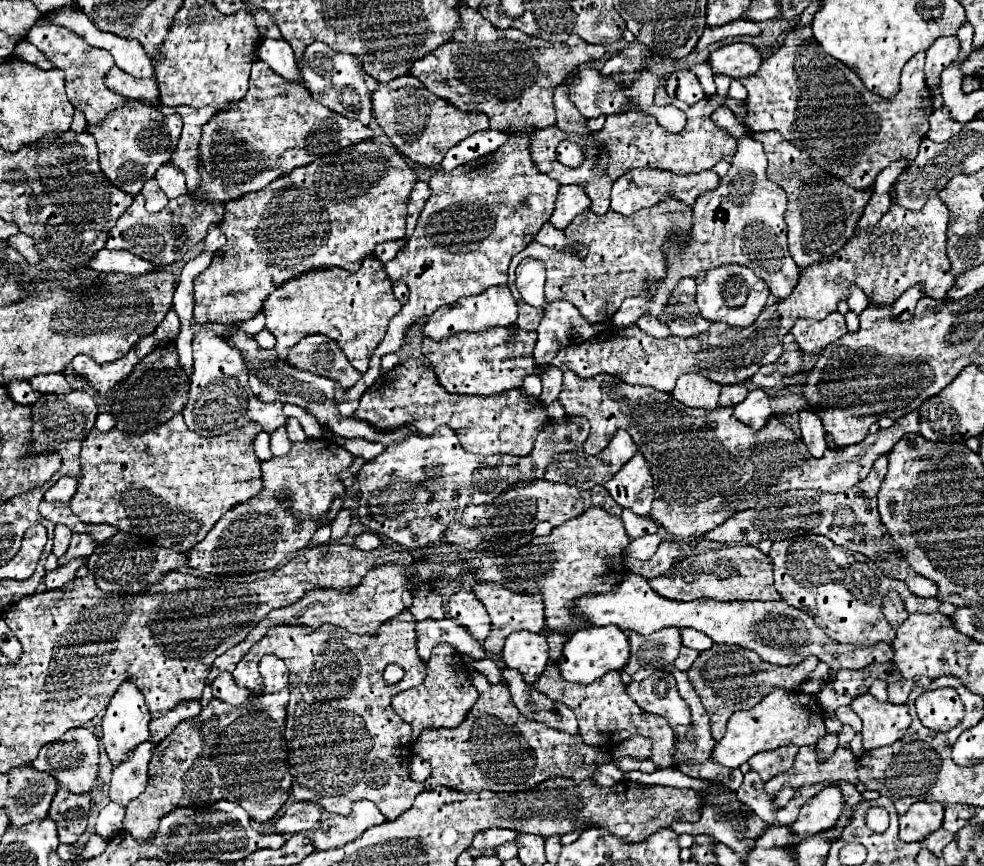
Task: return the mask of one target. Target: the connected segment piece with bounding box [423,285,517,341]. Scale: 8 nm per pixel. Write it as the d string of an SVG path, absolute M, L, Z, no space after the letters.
M497 285L483 291L477 297L463 297L455 305L437 309L425 323L423 335L439 341L441 337L461 333L461 331L477 333L477 331L487 331L491 327L509 327L509 325L515 325L515 321L517 321L517 303L515 303L508 285Z

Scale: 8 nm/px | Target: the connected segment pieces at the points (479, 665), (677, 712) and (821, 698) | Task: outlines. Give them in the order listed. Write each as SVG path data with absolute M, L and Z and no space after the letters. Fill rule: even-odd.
M493 659L475 661L473 669L477 669L479 673L483 673L483 675L489 679L489 683L493 683L493 685L497 685L497 683L505 683L505 677L503 677L503 673L501 673L501 669L497 667L497 663L495 663Z
M653 671L645 681L631 681L627 685L627 693L633 701L649 713L657 713L665 717L675 731L675 735L685 735L691 729L691 715L687 703L679 697L675 677L665 671Z
M827 685L821 693L817 693L817 703L821 705L823 711L835 711L841 705L849 705L851 697L847 695L837 695L831 685Z

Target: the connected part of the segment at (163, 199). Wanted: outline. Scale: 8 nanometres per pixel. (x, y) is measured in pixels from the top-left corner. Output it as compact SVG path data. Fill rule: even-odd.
M149 179L149 181L143 185L141 193L143 193L145 201L147 201L147 209L149 209L149 211L161 211L161 209L169 203L167 195L159 189L159 185L157 185L155 179Z

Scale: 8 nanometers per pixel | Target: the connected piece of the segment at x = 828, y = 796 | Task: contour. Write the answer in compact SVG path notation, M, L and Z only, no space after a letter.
M829 787L823 789L821 793L817 793L813 799L809 799L801 811L797 821L789 827L791 833L799 835L799 837L811 837L819 831L827 831L835 825L837 817L841 815L843 809L843 795L837 787Z

